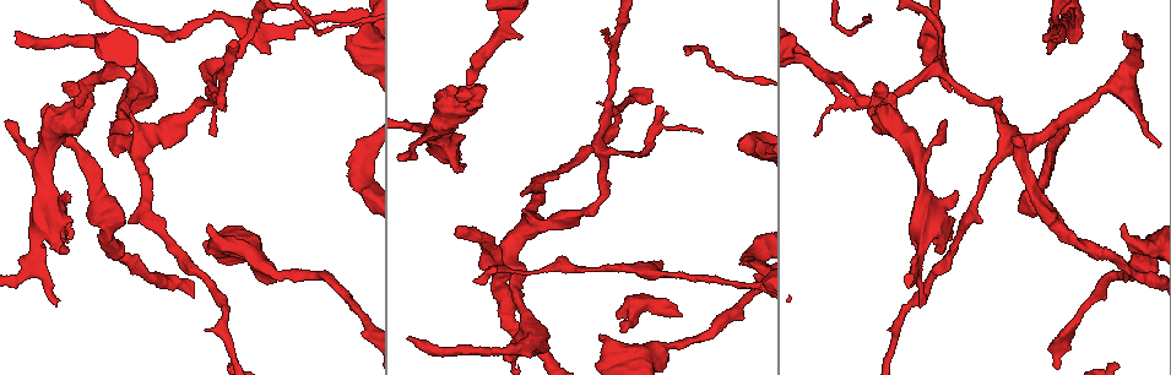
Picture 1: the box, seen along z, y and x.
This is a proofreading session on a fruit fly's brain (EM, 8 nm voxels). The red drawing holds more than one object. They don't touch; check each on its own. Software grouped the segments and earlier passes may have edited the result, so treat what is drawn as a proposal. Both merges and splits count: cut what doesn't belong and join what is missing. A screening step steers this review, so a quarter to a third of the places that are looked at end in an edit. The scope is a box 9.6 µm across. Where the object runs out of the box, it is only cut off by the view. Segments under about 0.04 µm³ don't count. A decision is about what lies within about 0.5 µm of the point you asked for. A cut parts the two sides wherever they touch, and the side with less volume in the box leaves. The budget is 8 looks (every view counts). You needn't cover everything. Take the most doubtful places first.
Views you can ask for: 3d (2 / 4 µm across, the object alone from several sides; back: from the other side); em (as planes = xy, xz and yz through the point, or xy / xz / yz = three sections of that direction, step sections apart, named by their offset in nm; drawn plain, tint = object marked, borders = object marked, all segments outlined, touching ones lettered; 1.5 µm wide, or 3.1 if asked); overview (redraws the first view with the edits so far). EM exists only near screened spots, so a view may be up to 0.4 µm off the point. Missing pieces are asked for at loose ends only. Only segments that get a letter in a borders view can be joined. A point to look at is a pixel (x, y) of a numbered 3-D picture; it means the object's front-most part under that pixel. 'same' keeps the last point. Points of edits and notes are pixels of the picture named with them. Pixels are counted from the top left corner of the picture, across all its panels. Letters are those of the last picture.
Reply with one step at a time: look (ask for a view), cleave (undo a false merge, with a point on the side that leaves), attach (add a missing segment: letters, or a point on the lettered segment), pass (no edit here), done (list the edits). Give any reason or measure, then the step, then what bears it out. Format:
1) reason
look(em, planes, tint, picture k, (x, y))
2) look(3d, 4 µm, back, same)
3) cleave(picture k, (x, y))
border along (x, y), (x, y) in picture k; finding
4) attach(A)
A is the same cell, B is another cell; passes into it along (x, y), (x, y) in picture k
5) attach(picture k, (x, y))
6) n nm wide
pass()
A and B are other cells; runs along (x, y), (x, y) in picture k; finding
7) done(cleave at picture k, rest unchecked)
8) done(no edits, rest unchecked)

an open end
look(em, xy, step 8, borders, picture 1, (1018, 140))

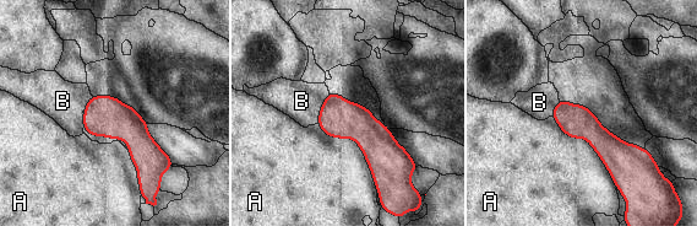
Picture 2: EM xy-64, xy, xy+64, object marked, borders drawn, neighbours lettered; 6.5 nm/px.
220 nm wide
attach(B)
B is the same cell, A is another cell; the neuron continues

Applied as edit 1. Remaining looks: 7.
look(overview)

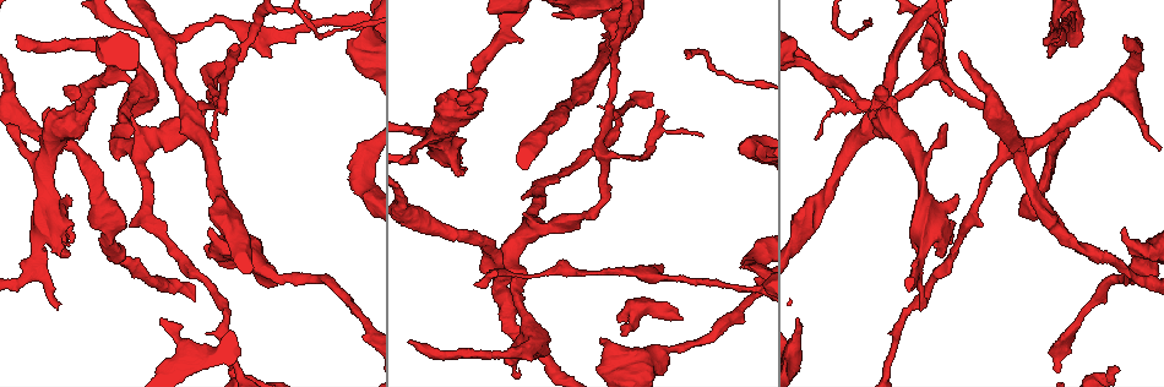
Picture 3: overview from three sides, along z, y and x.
branch stops here
look(3d, 4 µm, back, picture 3, (920, 310))

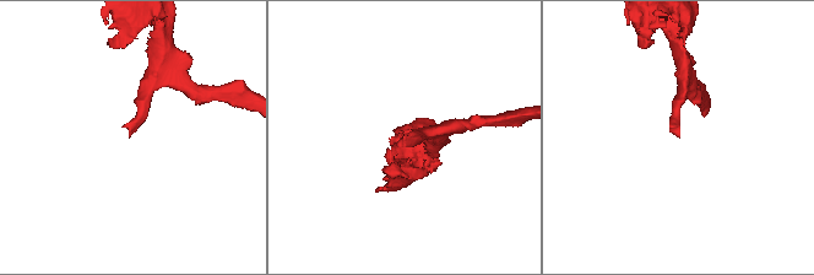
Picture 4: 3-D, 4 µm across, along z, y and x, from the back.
shape alone is not enough
look(em, planes, borders, picture 4, (129, 134))

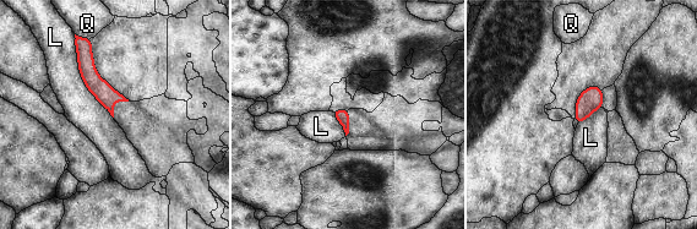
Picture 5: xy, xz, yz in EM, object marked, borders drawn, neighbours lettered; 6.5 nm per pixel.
L touches over 550 nm
pass()
L and Q are other cells; runs along (82, 50), (110, 108) in picture 5; none of them fits

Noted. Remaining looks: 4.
small branch off a trunk
look(em, planes, borders, picture 3, (758, 290))

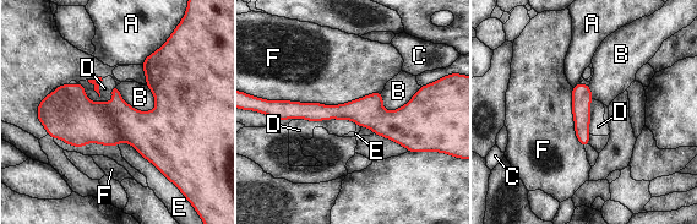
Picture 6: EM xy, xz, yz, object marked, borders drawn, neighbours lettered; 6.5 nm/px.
pass()
A, B, C, D, E and F are other cells; runs along (44, 110), (191, 123) in picture 6; one neuron here

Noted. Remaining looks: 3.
done(attach at picture 2, rest unchecked)

